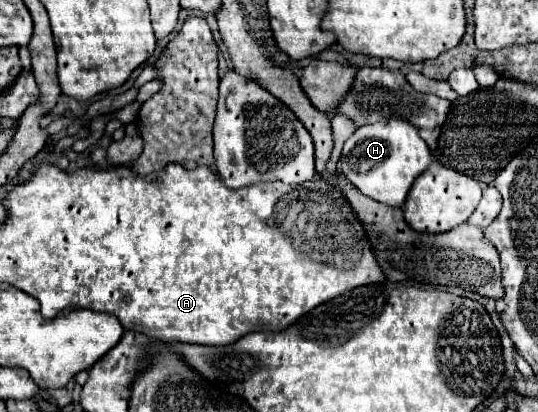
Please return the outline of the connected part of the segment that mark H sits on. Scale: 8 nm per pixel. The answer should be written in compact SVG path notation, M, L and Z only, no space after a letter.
M389 119L357 127L357 131L343 145L337 171L363 195L389 207L403 207L413 181L427 169L429 163L431 151L417 135L417 129L403 119Z

